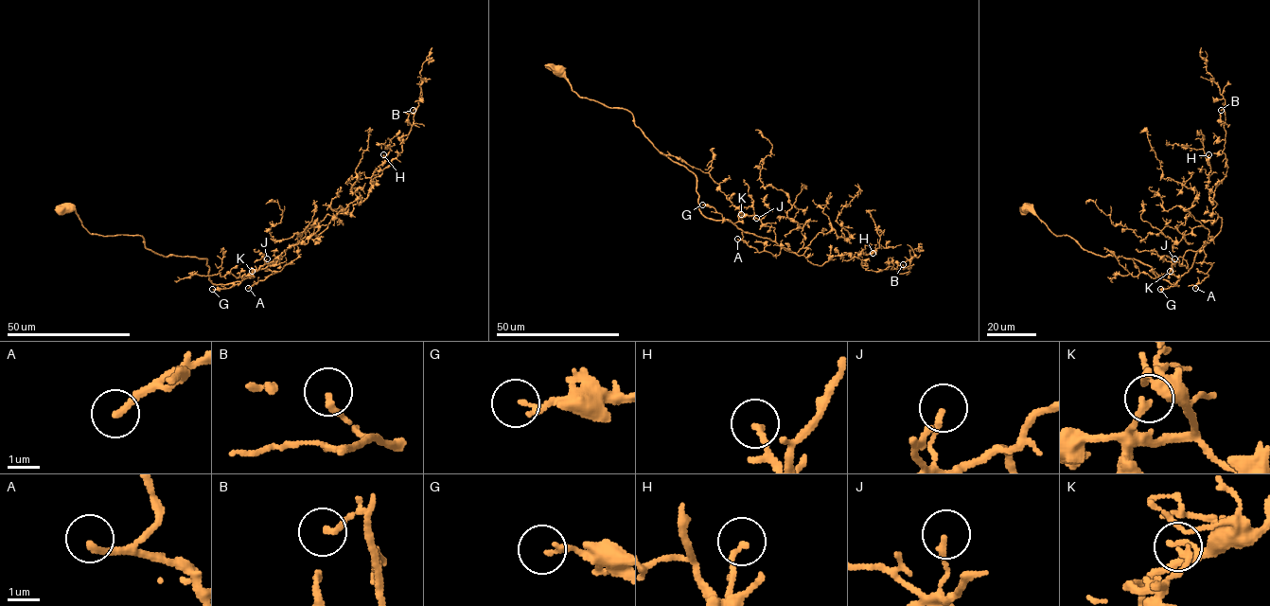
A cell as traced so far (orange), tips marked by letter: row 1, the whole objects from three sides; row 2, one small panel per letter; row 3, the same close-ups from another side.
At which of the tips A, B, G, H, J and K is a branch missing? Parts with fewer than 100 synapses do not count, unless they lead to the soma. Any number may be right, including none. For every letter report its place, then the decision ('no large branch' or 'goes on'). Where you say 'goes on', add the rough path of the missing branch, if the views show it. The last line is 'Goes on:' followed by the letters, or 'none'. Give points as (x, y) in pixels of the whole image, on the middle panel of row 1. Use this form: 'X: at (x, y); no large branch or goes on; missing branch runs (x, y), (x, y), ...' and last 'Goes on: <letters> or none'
A: at (737, 239); goes on; missing branch runs (737, 239), (703, 222), (672, 174), (650, 157), (648, 148), (663, 137)
B: at (903, 264); no large branch
G: at (702, 204); no large branch
H: at (873, 253); no large branch
J: at (756, 218); no large branch
K: at (741, 214); no large branch
Goes on: A

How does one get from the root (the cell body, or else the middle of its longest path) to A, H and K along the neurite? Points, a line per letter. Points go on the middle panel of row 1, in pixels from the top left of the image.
A: (557, 71), (579, 97), (626, 109), (660, 151), (689, 169), (704, 216), (788, 249), (759, 253), (737, 239)
H: (557, 71), (579, 97), (626, 109), (660, 151), (689, 169), (706, 217), (818, 265), (873, 253)
K: (557, 71), (579, 97), (626, 109), (660, 151), (689, 169), (704, 216), (735, 223), (741, 214)

